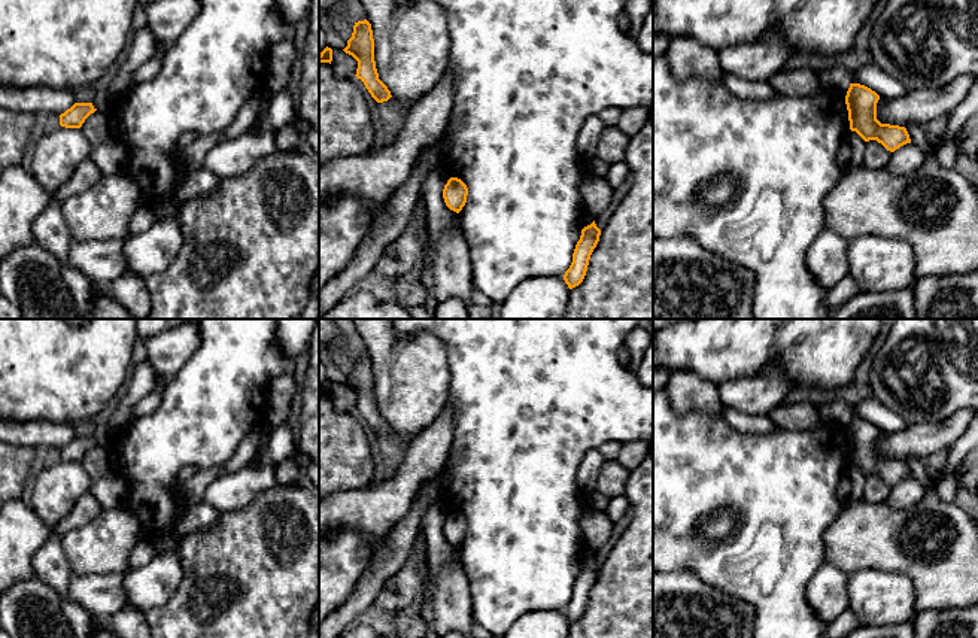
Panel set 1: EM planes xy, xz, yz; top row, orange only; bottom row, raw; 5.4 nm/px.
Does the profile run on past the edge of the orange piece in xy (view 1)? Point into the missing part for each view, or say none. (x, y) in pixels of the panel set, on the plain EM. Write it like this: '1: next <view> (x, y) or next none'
1: next none

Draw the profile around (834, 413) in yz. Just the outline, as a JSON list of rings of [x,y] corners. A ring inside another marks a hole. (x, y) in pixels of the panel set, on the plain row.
[[[835,397],[833,399],[820,404],[817,410],[824,425],[845,432],[850,422],[850,411],[844,399]]]

